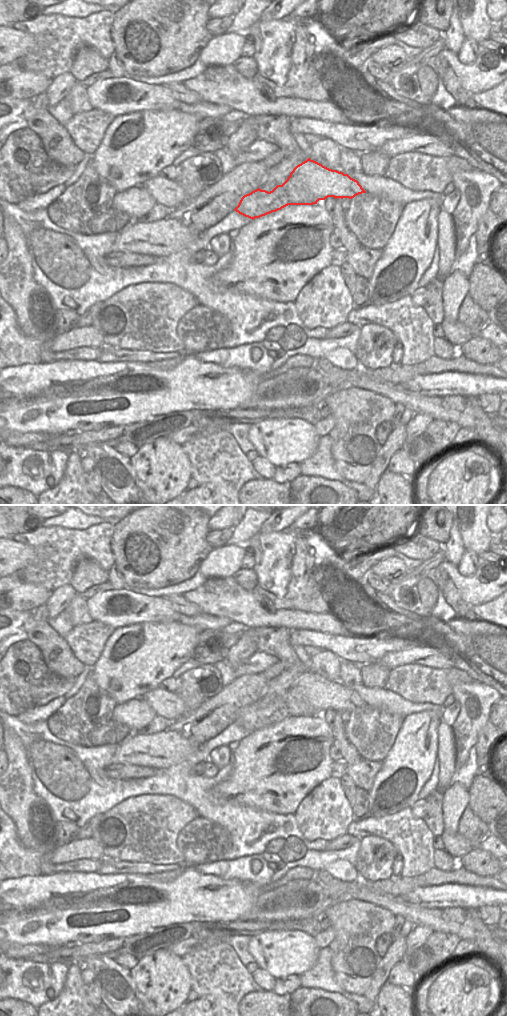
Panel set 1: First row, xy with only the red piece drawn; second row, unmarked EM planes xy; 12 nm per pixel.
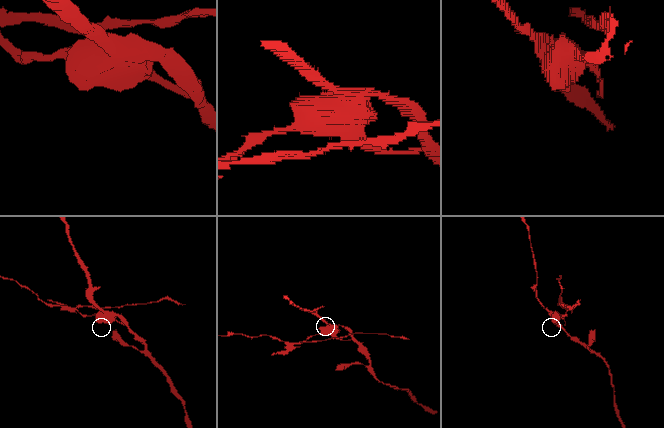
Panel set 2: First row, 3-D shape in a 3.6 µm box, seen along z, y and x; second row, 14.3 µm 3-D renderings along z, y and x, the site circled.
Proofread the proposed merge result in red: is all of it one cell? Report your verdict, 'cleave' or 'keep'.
cleave

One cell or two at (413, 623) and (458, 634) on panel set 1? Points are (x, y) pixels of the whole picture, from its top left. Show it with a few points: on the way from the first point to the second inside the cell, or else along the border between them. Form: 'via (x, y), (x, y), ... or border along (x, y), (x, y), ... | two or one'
via (424, 630), (447, 634) | one

